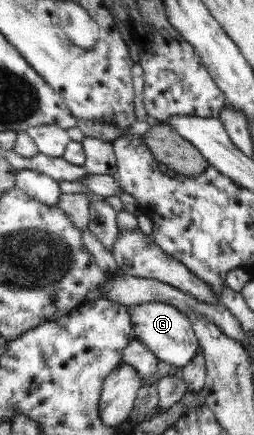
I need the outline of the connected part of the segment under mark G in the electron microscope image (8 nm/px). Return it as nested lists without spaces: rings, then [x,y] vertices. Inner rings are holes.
[[[149,300],[145,303],[128,306],[128,312],[133,337],[153,351],[159,361],[167,361],[167,363],[183,368],[192,360],[198,346],[195,330],[191,326],[189,318],[173,304],[161,302],[161,300]]]

